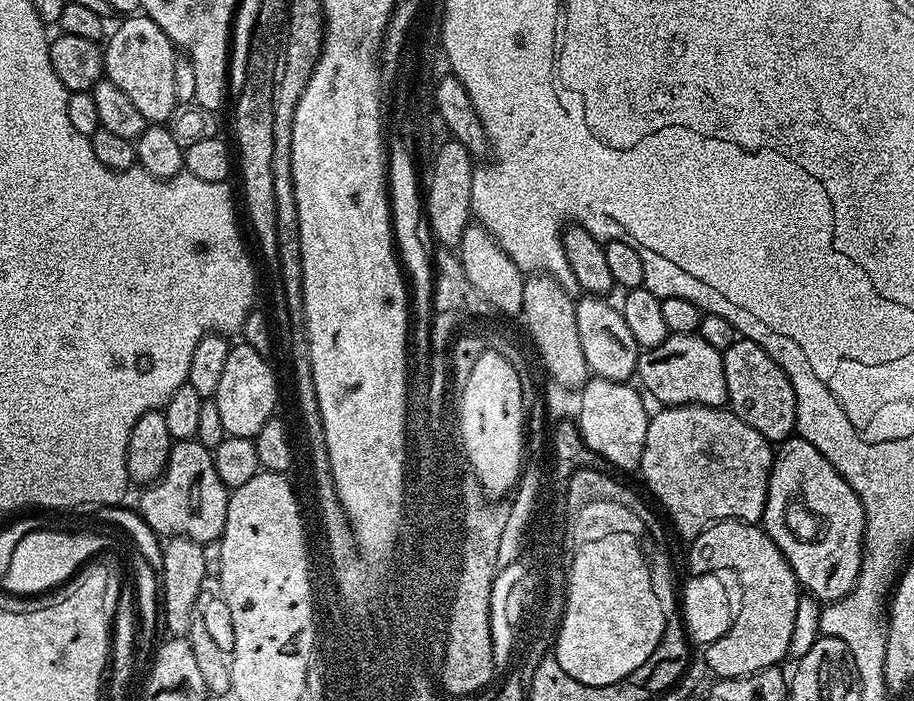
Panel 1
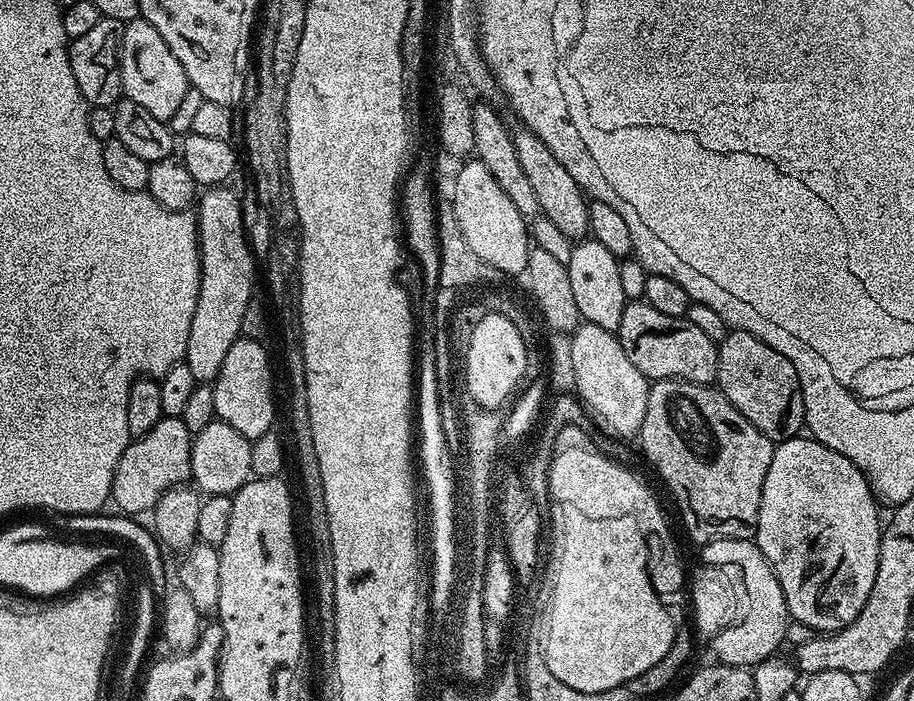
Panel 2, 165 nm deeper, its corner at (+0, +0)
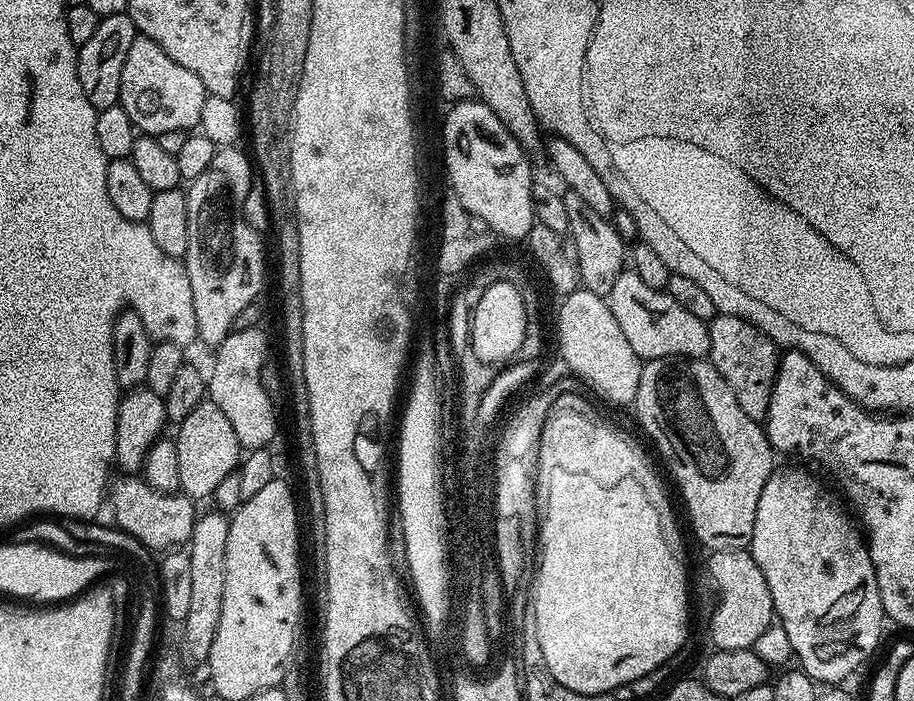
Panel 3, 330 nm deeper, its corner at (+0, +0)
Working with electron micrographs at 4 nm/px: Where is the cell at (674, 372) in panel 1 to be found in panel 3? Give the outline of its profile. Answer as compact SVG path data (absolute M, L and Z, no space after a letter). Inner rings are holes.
M620 272L614 286L610 286L606 299L618 326L622 326L622 334L626 334L626 342L630 342L634 354L638 354L641 361L667 361L668 356L689 360L707 357L710 350L708 324L694 318L694 314L686 311L679 302L674 302L667 290L646 286L636 272Z

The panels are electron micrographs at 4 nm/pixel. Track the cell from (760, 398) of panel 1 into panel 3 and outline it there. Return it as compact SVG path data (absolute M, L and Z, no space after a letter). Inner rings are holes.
M718 314L708 324L710 334L710 350L707 359L726 378L726 386L734 390L734 398L738 398L738 406L750 414L757 422L768 415L772 387L780 369L781 353L772 341L771 335L758 324L751 324L737 316Z

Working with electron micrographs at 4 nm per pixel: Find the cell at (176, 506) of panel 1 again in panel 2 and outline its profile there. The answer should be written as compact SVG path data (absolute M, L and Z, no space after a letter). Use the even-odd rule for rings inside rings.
M165 416L156 423L154 430L135 437L122 458L118 458L111 503L116 503L121 513L132 518L139 517L139 512L151 513L166 490L181 487L191 477L190 450L193 435L190 430L186 430L179 416Z

